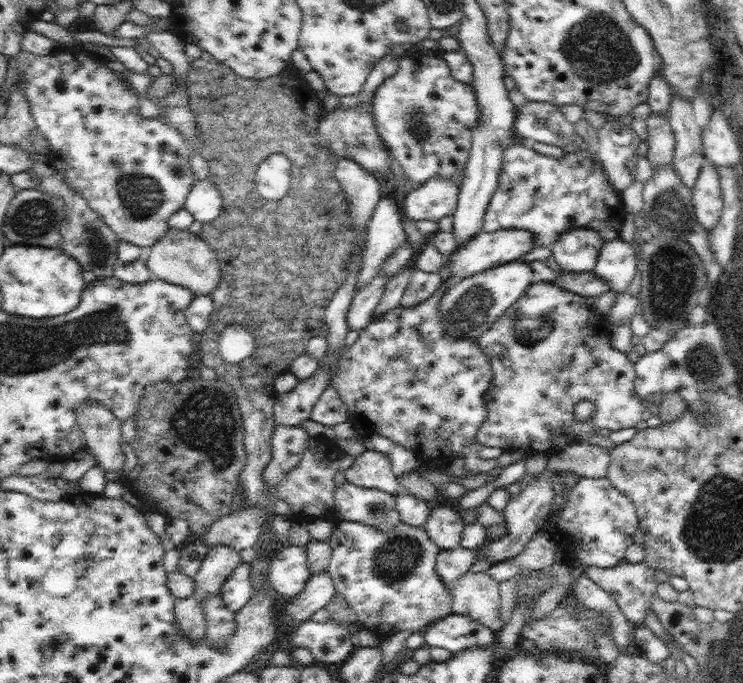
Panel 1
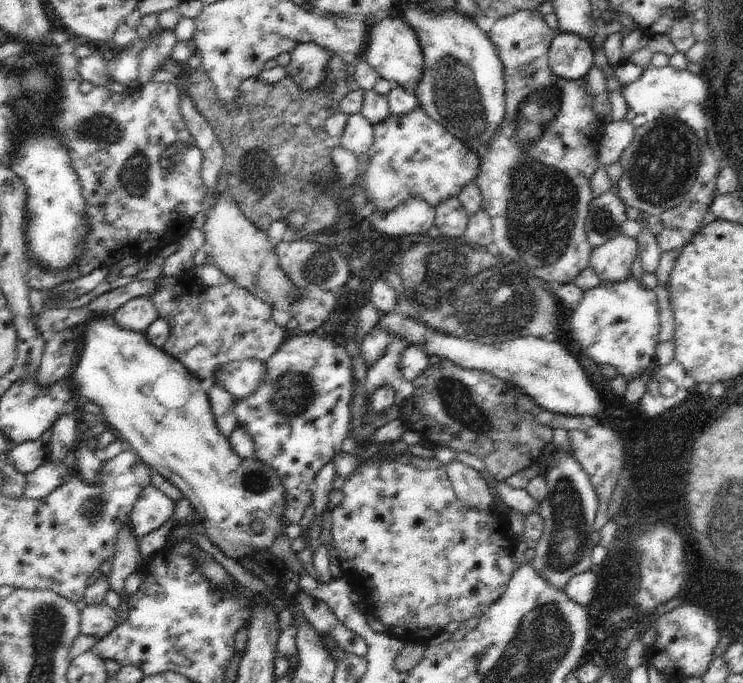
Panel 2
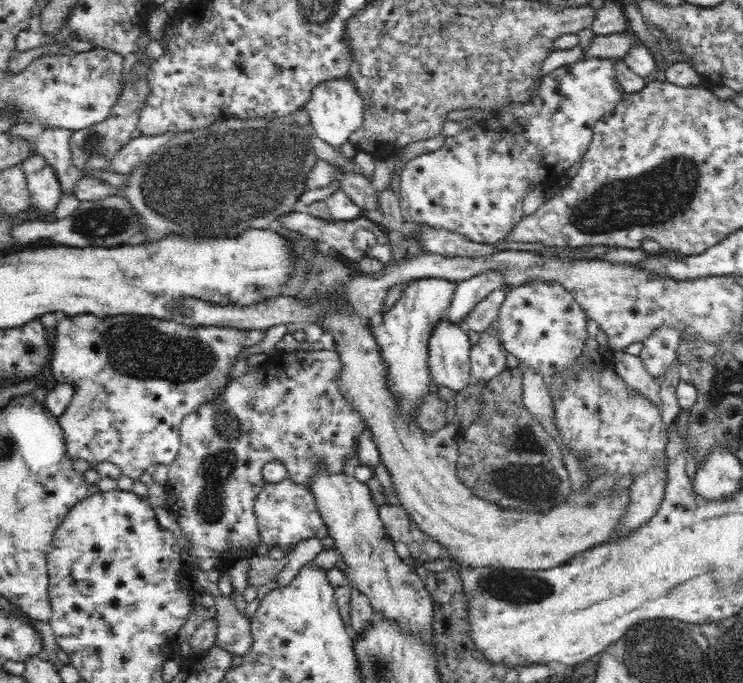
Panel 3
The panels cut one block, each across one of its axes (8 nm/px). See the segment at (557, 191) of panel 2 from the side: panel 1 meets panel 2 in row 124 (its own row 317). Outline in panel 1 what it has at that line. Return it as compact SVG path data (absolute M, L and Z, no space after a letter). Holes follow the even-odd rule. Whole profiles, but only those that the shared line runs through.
M535 280L525 294L475 340L493 370L493 382L485 392L489 412L485 424L481 424L477 430L475 442L479 446L503 448L505 452L551 456L573 442L587 442L587 436L593 432L597 434L601 428L635 428L635 424L647 416L641 406L643 398L633 388L635 364L629 362L623 352L613 348L609 334L611 332L605 316L595 314L589 306L585 306L583 296ZM579 400L589 400L595 404L595 416L589 422L573 420L573 406Z

